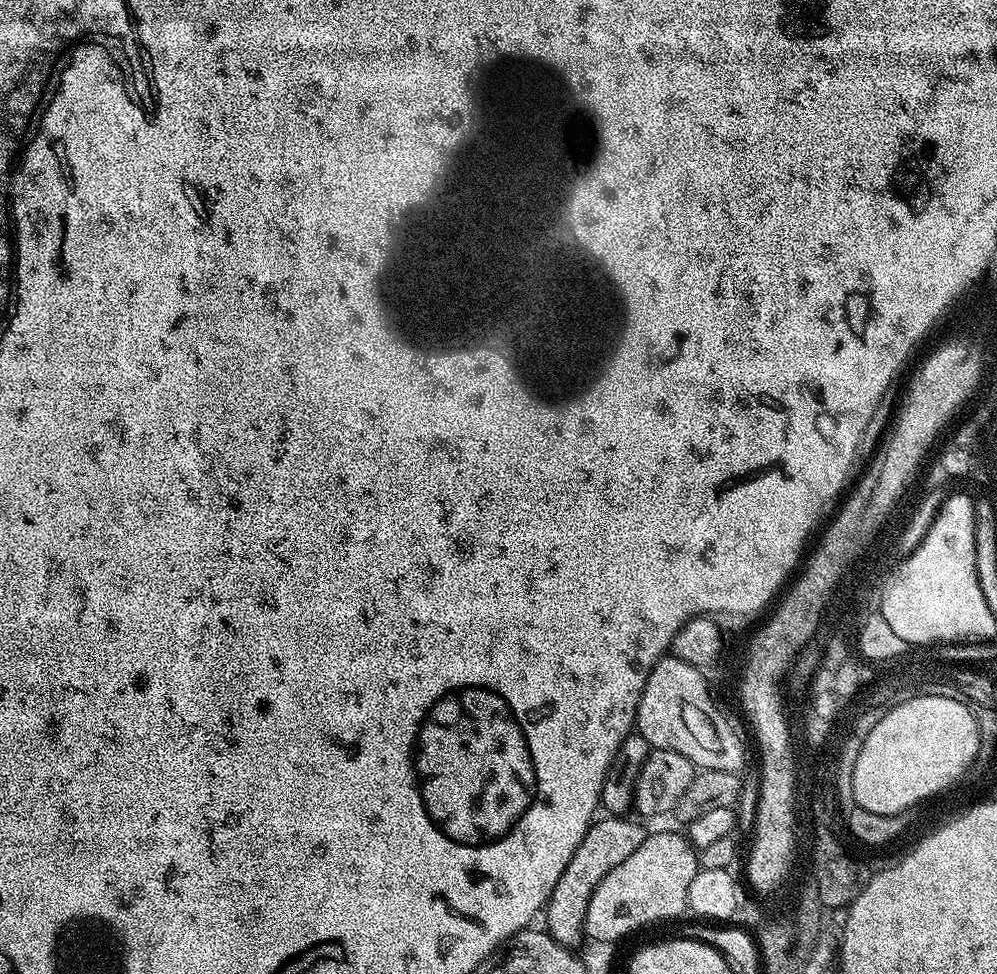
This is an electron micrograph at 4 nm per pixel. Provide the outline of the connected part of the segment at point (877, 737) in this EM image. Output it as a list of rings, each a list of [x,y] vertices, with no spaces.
[[[918,697],[910,698],[909,701],[902,702],[898,706],[894,706],[888,714],[871,730],[869,737],[866,738],[865,744],[861,748],[861,753],[858,754],[857,765],[854,766],[854,778],[852,779],[852,798],[855,807],[864,808],[868,812],[873,812],[878,815],[894,816],[901,813],[903,810],[912,810],[916,804],[916,800],[928,800],[935,793],[943,791],[954,784],[957,773],[960,768],[964,768],[964,764],[968,764],[968,760],[972,760],[972,752],[976,752],[976,724],[973,724],[972,718],[974,714],[971,710],[963,705],[962,702],[955,701],[954,698],[944,697]]]

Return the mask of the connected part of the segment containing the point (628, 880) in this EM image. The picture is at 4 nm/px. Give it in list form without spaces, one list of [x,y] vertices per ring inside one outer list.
[[[676,832],[645,835],[642,846],[598,882],[598,890],[594,890],[586,910],[585,937],[620,942],[623,936],[630,935],[643,924],[685,915],[690,882],[694,882],[697,871],[698,852],[688,843],[687,835],[680,833],[679,836]]]

